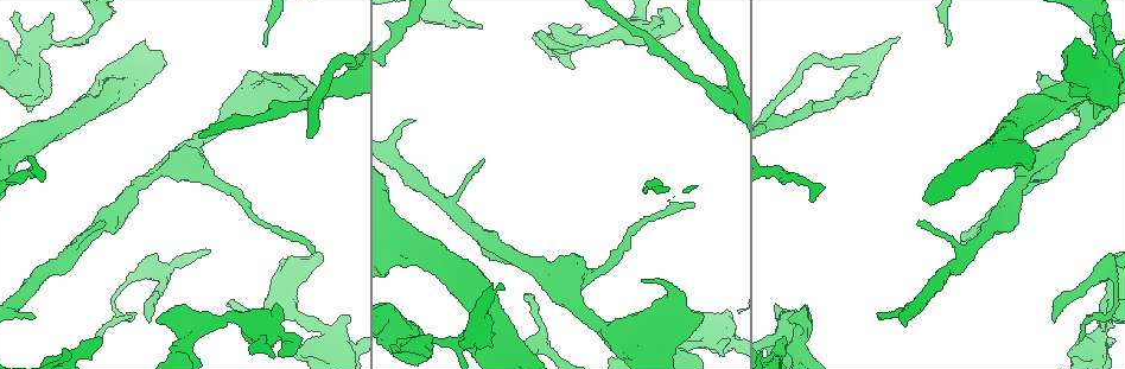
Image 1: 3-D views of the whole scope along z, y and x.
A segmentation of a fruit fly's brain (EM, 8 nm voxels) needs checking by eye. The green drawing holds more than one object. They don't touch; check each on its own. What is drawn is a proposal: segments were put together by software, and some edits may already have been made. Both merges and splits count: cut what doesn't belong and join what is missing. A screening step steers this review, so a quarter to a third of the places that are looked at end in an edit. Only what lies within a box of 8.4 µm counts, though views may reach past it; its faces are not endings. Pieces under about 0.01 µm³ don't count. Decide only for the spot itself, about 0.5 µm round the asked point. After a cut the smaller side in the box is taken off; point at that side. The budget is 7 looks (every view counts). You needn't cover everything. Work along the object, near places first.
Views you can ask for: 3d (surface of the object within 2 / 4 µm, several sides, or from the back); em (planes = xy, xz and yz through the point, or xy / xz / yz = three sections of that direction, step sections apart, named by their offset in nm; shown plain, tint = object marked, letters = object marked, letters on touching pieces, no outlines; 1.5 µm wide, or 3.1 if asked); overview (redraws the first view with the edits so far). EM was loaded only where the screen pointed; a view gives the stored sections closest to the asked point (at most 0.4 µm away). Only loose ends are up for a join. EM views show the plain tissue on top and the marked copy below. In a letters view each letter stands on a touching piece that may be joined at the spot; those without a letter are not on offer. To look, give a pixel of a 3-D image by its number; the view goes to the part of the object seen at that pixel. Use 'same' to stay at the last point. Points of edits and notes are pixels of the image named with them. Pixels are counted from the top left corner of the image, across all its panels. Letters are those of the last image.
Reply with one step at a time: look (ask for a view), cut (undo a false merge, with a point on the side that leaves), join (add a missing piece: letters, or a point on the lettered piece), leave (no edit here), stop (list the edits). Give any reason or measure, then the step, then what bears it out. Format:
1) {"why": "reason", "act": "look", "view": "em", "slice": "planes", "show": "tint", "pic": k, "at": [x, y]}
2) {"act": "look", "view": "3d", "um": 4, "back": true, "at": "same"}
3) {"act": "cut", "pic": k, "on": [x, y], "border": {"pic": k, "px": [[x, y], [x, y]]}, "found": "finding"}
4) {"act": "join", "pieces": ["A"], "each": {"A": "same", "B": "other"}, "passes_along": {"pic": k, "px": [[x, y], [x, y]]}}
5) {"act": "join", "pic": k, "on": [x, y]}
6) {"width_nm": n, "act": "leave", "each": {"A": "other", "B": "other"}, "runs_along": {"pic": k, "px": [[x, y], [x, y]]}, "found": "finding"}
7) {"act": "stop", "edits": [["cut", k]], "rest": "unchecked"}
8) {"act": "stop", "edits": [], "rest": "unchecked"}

{"why": "branch stops here", "act": "look", "view": "3d", "um": 4, "pic": 1, "at": [787, 341]}

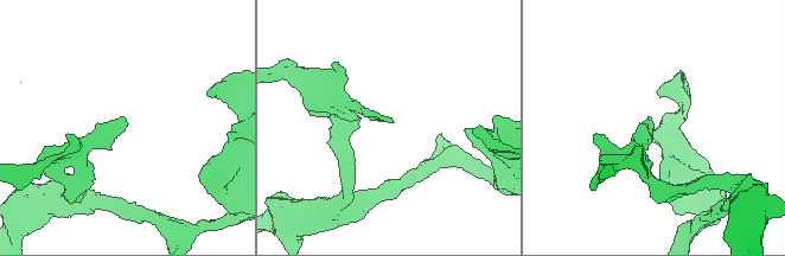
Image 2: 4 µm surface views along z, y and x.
{"act": "look", "view": "em", "slice": "yz", "step": 8, "show": "letters", "pic": 2, "at": [125, 123]}

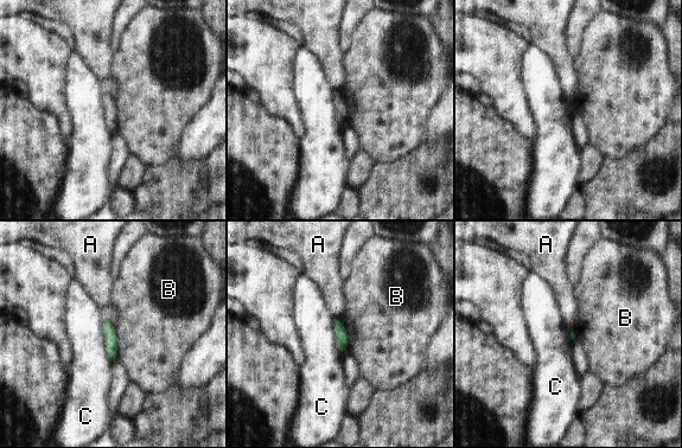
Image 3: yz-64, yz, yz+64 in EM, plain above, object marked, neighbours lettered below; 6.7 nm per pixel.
{"act": "leave", "each": {"A": "other", "B": "other", "C": "other"}, "border": {"pic": 3, "px": [[103, 319], [104, 350], [113, 360]]}, "found": "no lettered piece goes on from it"}

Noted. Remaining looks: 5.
{"why": "branch stops here", "act": "look", "view": "em", "slice": "yz", "step": 4, "show": "tint", "pic": 1, "at": [410, 119]}

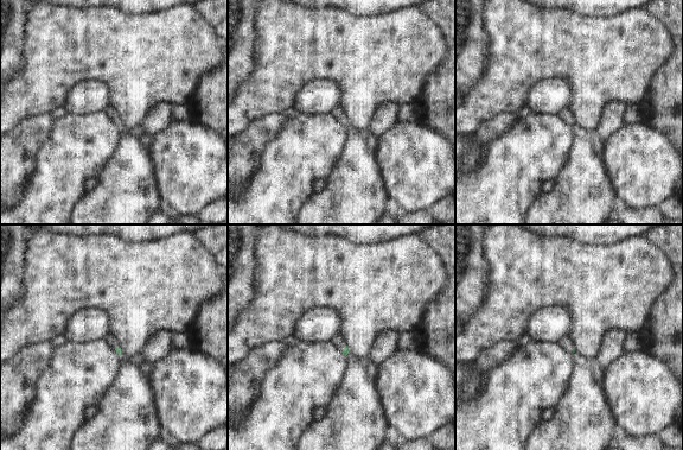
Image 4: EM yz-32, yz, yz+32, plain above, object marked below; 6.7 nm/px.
{"act": "look", "view": "em", "slice": "planes", "show": "letters", "at": "same"}

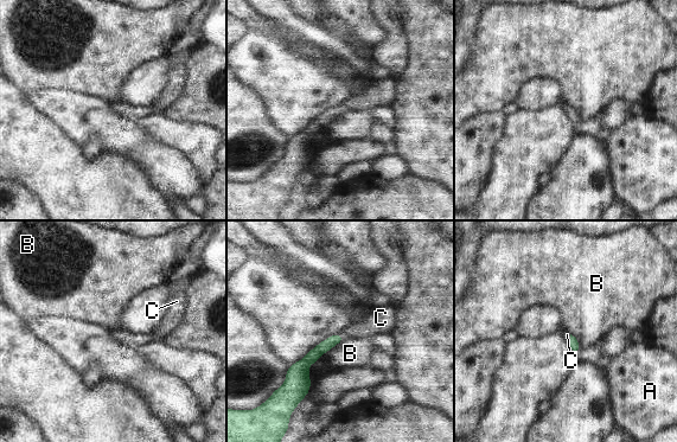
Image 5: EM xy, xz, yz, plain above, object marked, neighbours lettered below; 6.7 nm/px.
{"act": "join", "pieces": ["C"], "each": {"A": "other", "B": "other", "C": "same"}, "passes_along": {"pic": 5, "px": [[312, 357], [342, 337], [375, 321]]}, "found": "it goes on there"}

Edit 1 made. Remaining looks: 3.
{"act": "look", "view": "overview"}

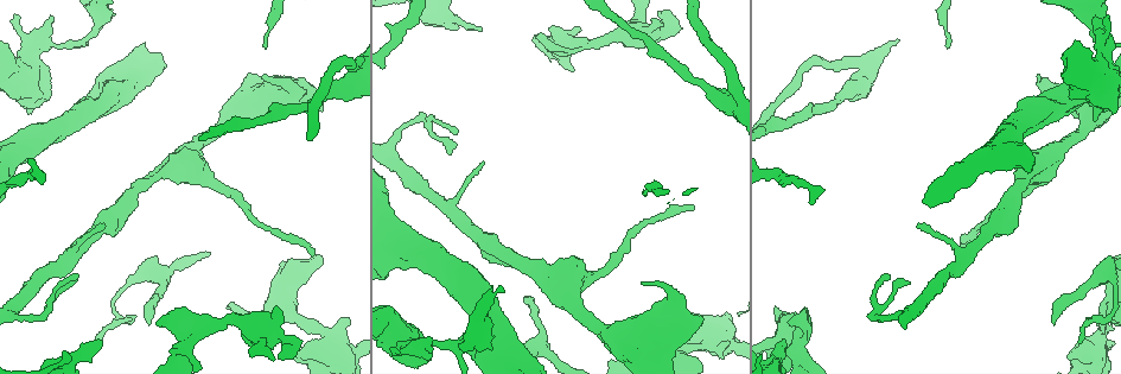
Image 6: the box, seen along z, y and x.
{"why": "an open end", "act": "look", "view": "em", "slice": "yz", "step": 4, "show": "letters", "pic": 6, "at": [432, 338]}

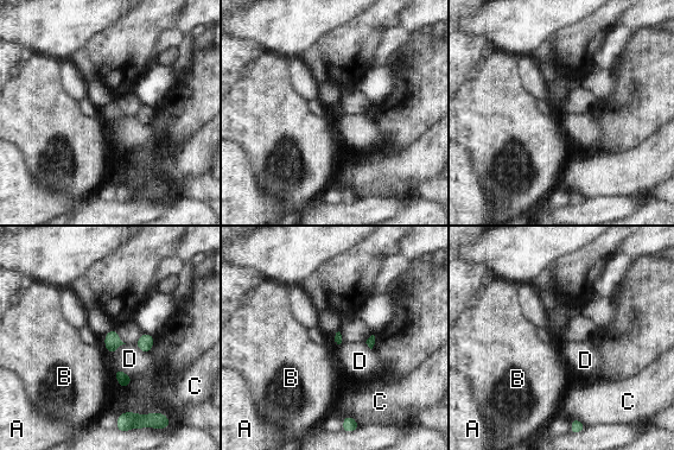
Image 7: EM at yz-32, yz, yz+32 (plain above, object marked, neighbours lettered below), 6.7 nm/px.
{"act": "leave", "each": {"A": "other", "B": "other", "C": "other", "D": "other"}, "border": {"pic": 7, "px": [[134, 344], [141, 350], [150, 353]]}, "found": "no lettered piece goes on from it"}

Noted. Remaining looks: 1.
{"act": "stop", "edits": [["join", 5]], "rest": "unchecked"}

